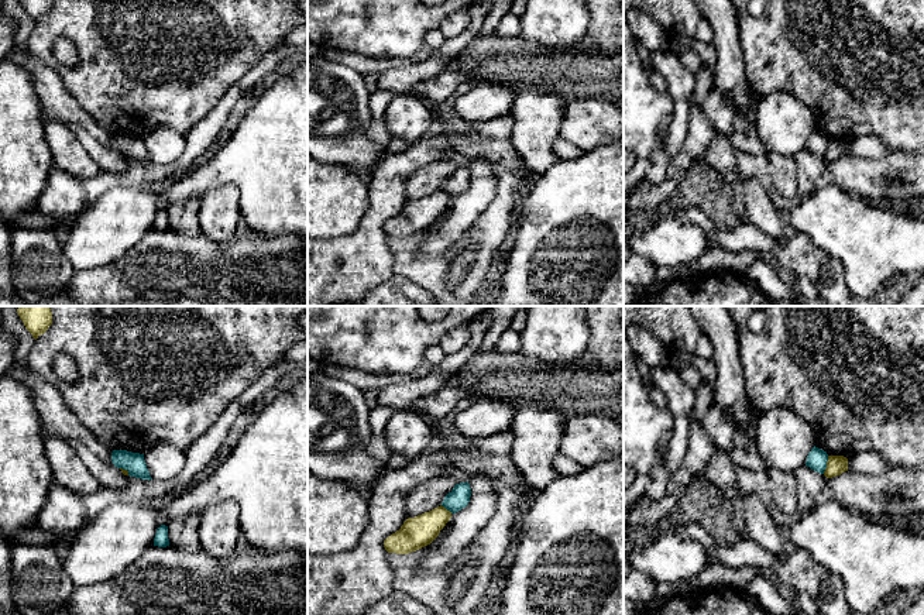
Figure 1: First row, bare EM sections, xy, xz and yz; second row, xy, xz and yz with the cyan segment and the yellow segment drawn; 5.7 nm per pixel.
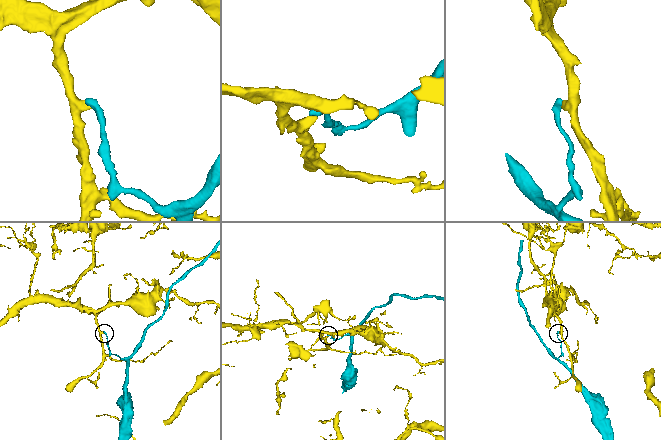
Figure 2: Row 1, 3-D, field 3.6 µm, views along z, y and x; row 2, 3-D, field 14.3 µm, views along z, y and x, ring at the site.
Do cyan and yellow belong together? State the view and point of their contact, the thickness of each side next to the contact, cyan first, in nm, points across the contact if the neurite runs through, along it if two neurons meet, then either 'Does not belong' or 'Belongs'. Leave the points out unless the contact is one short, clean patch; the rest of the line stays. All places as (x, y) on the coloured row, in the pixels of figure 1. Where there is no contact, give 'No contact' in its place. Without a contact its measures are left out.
Touches cyan at yz (825, 464). Thickness 120 nm (cyan) against 110 nm. Path across: yz (817, 459), (825, 464), (837, 464). Belongs

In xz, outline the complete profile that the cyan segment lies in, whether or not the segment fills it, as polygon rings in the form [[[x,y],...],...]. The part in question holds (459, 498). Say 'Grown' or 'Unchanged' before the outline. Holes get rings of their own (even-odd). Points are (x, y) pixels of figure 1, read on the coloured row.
Grown. [[[468,481],[456,484],[444,497],[440,506],[408,518],[399,530],[384,540],[388,553],[408,554],[430,544],[450,520],[451,515],[466,508],[470,502],[471,488]]]

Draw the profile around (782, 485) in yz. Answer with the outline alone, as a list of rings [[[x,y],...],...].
[[[777,468],[767,471],[769,491],[777,509],[786,515],[797,515],[797,489],[793,473],[784,473]]]

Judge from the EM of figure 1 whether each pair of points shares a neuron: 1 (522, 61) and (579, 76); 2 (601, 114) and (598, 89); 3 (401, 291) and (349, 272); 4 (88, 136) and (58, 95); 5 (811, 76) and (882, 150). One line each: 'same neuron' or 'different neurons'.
1: same neuron
2: different neurons
3: different neurons
4: same neuron
5: different neurons

